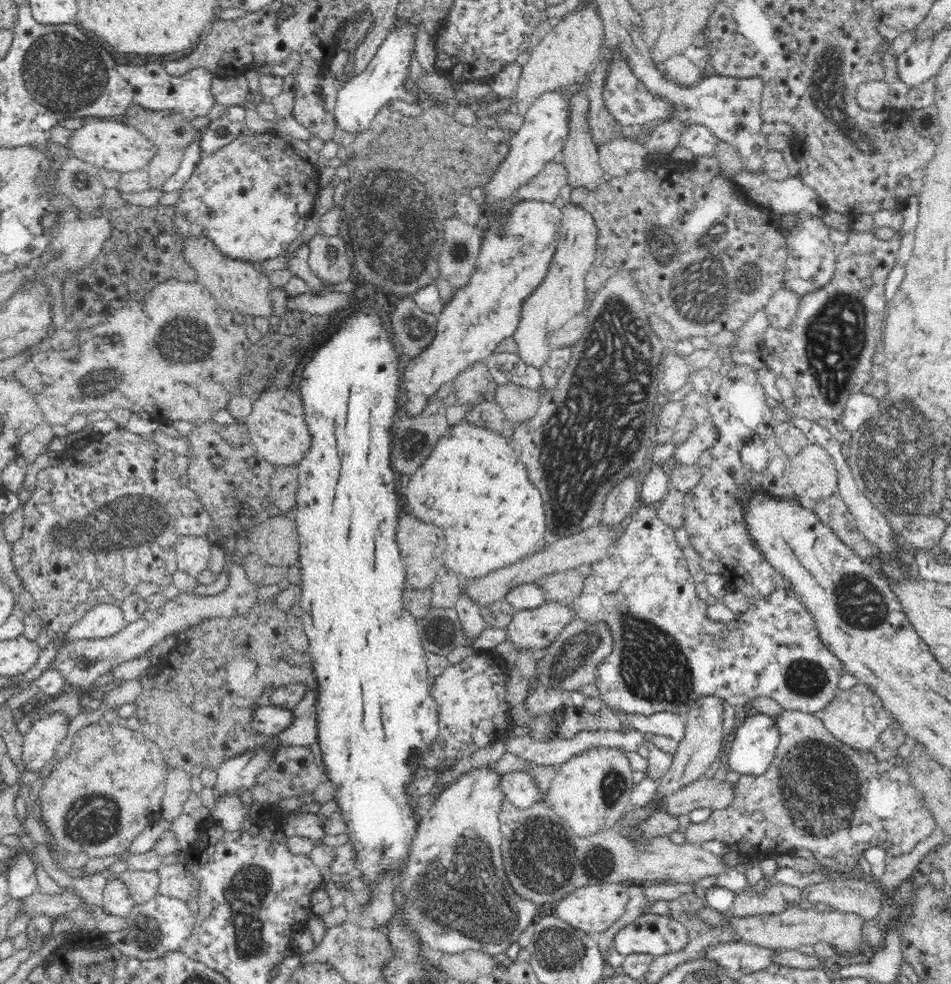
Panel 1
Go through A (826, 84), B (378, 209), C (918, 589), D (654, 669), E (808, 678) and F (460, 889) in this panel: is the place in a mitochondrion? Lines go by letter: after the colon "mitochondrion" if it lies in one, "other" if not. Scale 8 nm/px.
A: mitochondrion
B: mitochondrion
C: other
D: mitochondrion
E: mitochondrion
F: mitochondrion

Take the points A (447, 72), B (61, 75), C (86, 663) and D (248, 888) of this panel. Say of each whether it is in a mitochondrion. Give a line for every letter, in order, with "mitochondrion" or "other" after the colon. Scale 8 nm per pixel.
A: other
B: mitochondrion
C: other
D: mitochondrion

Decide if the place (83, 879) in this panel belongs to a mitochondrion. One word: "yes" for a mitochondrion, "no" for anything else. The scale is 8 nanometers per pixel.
no

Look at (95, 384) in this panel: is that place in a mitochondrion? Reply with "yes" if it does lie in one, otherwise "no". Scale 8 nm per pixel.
yes

